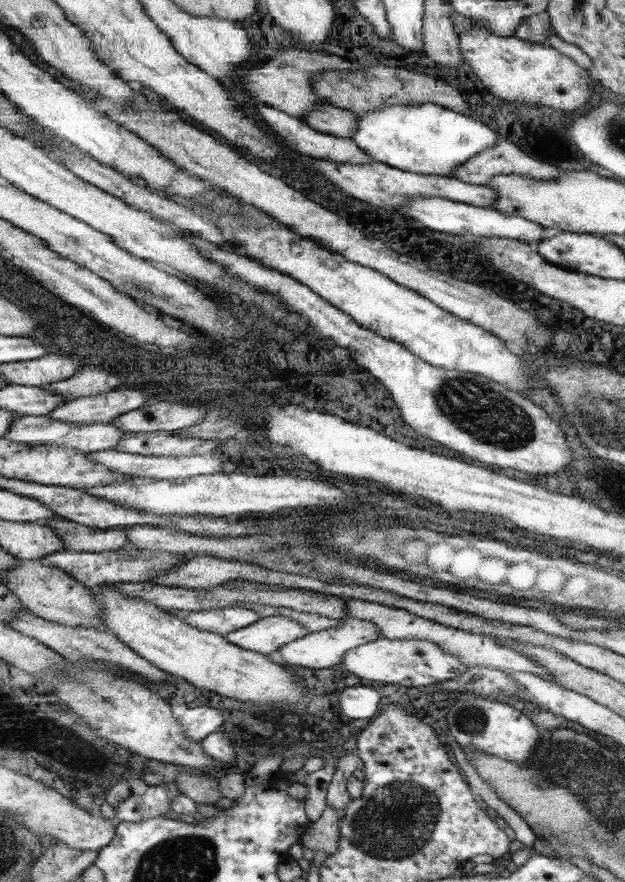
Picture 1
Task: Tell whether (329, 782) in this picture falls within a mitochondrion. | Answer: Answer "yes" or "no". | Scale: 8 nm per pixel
no

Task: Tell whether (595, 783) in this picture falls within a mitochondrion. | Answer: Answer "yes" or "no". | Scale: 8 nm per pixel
yes

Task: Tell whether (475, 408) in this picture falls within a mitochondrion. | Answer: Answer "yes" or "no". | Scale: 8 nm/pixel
yes

